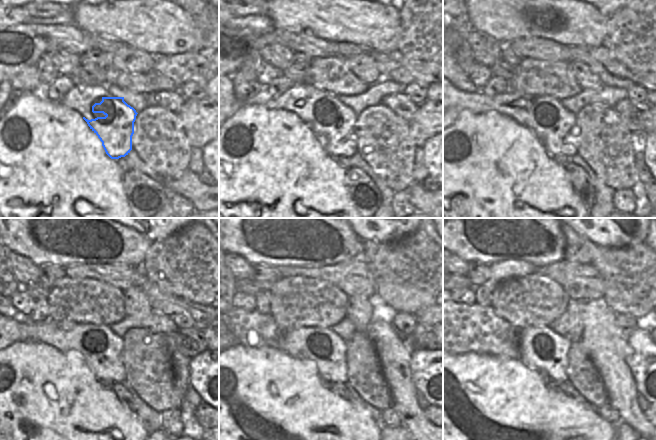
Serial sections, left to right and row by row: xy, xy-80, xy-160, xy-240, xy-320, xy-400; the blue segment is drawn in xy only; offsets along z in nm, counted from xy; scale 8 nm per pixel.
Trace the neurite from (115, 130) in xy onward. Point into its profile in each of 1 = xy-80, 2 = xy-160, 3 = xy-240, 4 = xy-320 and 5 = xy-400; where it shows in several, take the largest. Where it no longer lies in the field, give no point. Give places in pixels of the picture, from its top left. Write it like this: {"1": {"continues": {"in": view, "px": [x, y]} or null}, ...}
{"1": {"continues": {"in": "xy-80", "px": [336, 134]}}, "2": {"continues": {"in": "xy-160", "px": [551, 131]}}, "3": {"continues": {"in": "xy-240", "px": [105, 362]}}, "4": {"continues": {"in": "xy-320", "px": [332, 367]}}, "5": {"continues": {"in": "xy-400", "px": [543, 357]}}}

